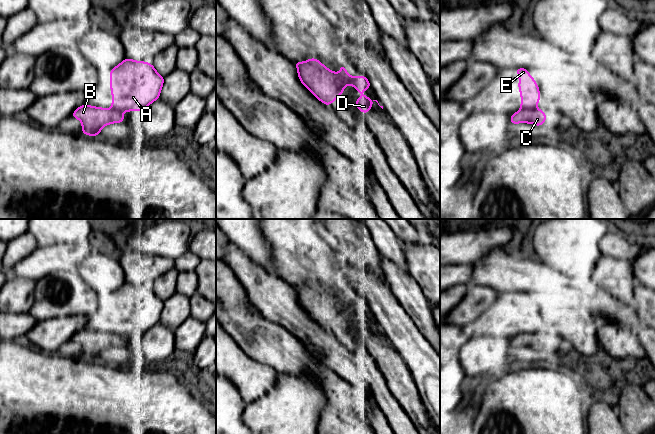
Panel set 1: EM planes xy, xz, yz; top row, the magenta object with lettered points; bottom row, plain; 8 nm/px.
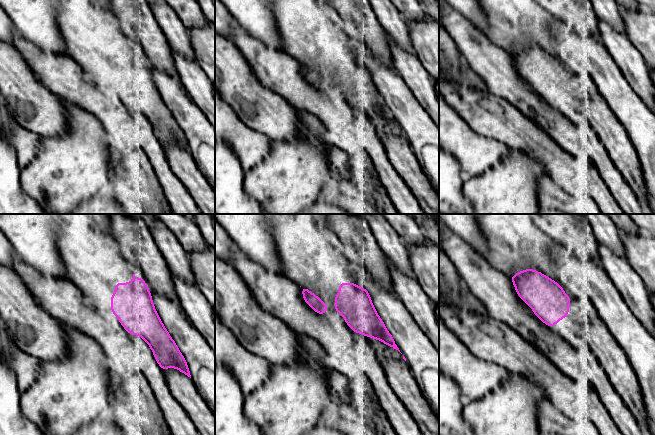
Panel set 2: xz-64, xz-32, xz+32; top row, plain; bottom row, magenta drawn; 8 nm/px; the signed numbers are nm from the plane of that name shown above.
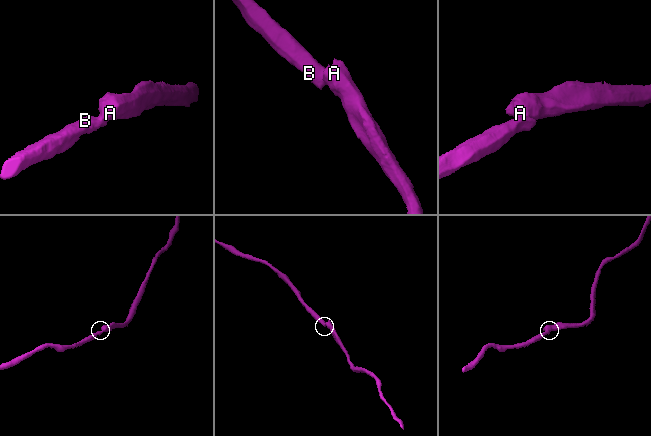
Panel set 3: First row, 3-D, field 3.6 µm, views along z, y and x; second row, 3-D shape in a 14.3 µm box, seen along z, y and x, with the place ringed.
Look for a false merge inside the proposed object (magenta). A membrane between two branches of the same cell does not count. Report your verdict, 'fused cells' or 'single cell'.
fused cells

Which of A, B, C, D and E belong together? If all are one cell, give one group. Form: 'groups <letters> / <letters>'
groups A D E / B C

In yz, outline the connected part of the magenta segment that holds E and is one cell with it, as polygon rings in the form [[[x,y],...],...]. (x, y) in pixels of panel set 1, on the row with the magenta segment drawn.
[[[516,68],[515,71],[519,74],[520,110],[536,108],[540,99],[537,82],[531,77],[527,69]]]

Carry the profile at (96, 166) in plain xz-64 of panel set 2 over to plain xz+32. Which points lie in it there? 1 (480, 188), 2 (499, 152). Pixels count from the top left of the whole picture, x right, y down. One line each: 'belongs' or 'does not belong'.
1: belongs
2: does not belong

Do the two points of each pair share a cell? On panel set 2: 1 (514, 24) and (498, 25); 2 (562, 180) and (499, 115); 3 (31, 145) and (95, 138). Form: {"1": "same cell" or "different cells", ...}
{"1": "same cell", "2": "same cell", "3": "different cells"}

